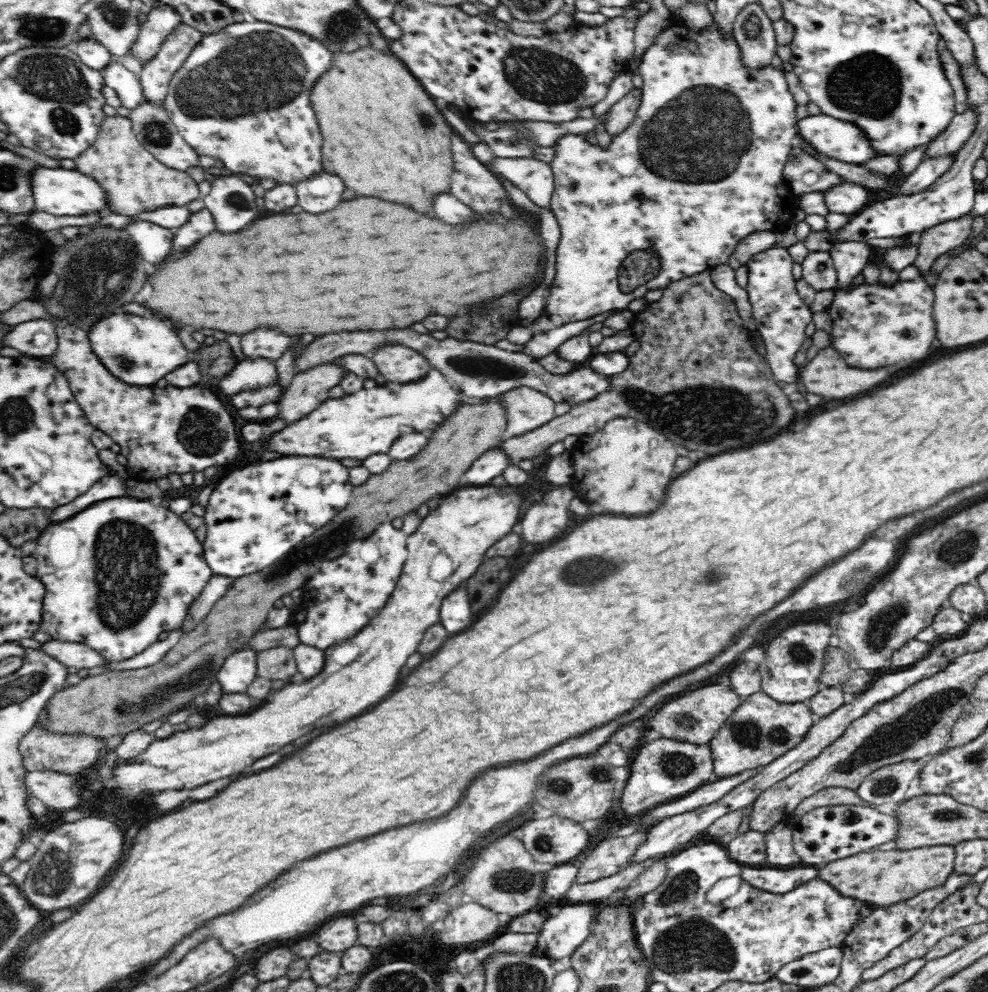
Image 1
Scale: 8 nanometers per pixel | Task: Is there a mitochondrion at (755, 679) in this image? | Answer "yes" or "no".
no

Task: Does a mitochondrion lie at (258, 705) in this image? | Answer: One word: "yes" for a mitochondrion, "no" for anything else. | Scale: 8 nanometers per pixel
no

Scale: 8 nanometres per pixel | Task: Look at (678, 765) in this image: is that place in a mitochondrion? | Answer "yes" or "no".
yes

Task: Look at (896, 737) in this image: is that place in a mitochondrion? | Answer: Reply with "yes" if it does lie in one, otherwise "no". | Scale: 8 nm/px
yes

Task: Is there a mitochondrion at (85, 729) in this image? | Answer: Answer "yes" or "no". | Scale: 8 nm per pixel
no

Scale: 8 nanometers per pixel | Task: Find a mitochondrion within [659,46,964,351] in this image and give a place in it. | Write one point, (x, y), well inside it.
(868, 86)

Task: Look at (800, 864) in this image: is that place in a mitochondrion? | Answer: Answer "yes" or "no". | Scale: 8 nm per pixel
no

